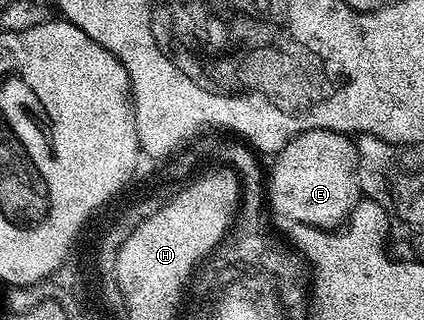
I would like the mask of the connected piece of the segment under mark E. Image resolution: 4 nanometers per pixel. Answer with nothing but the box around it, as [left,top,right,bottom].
[266,129,361,230]

